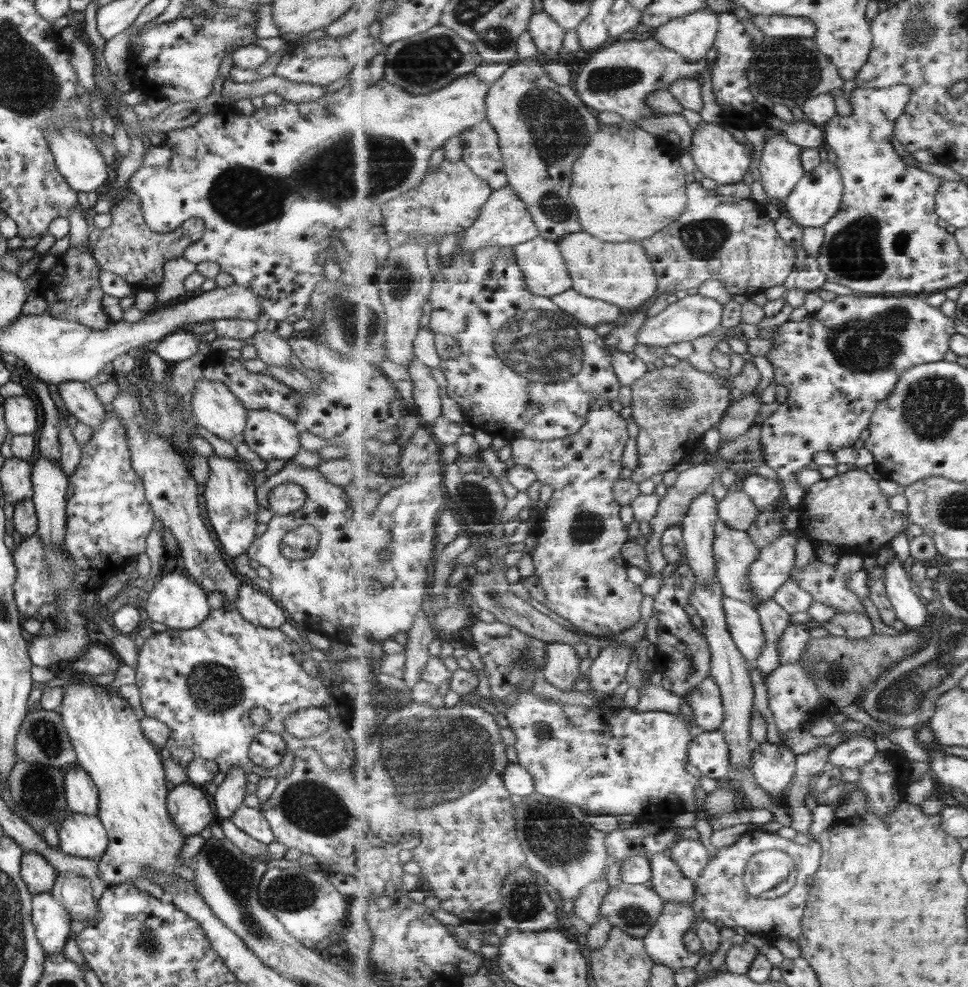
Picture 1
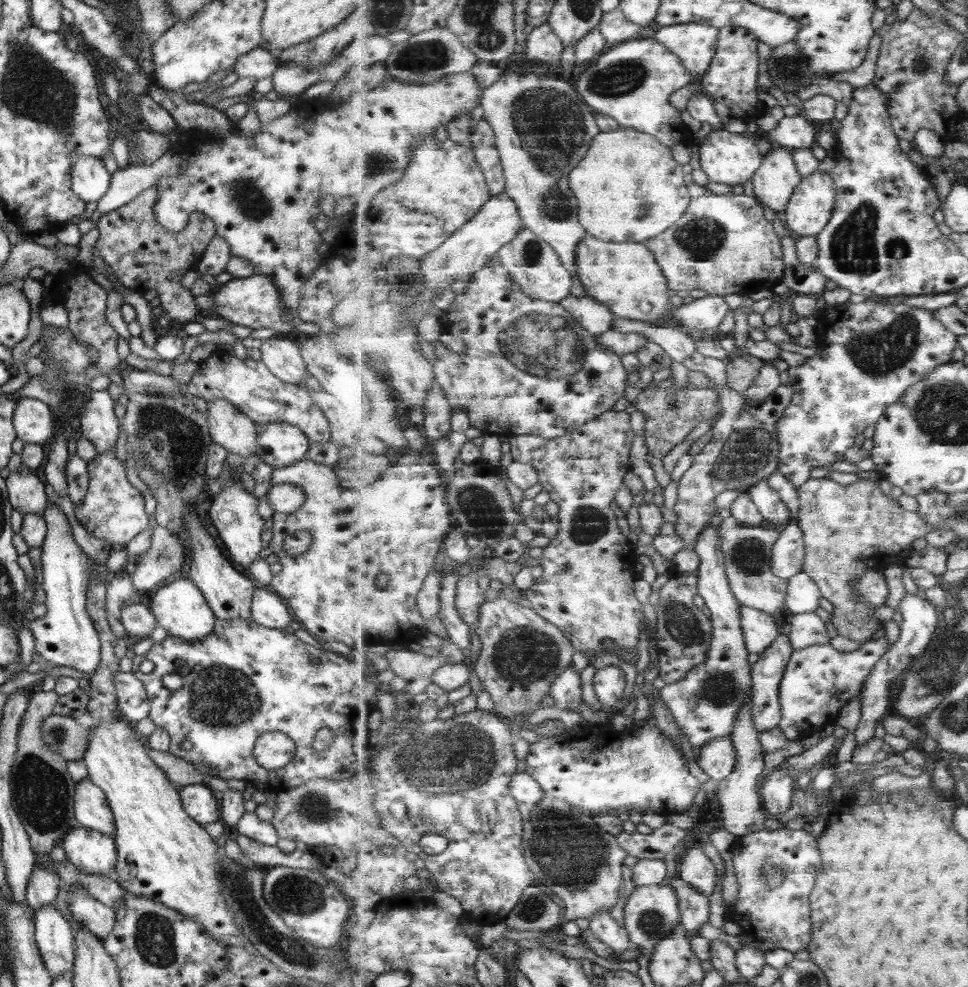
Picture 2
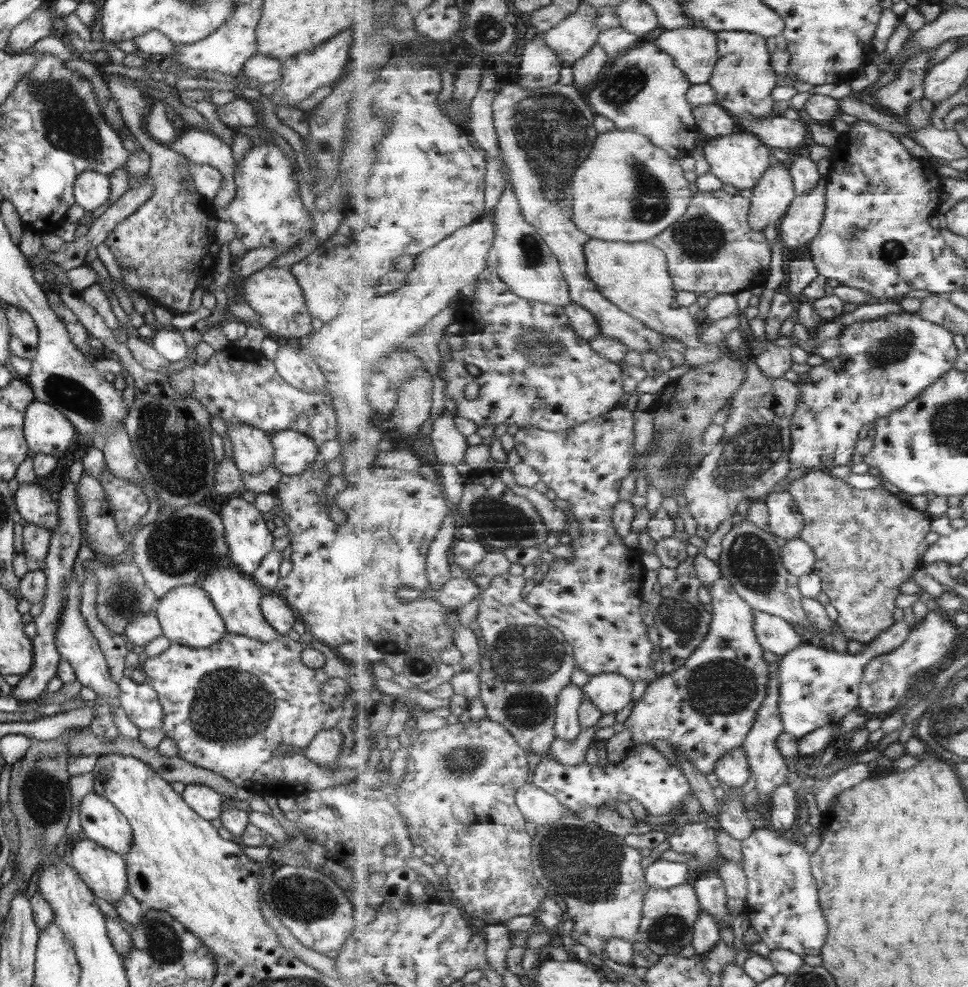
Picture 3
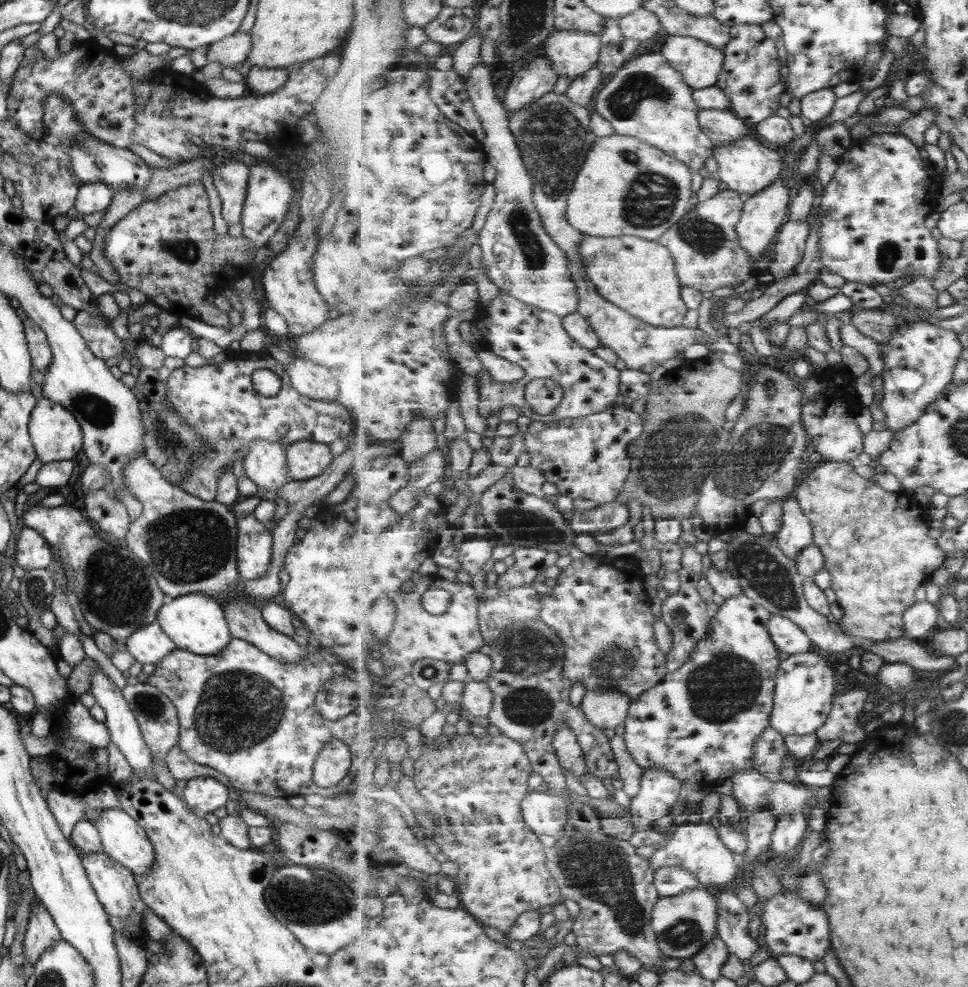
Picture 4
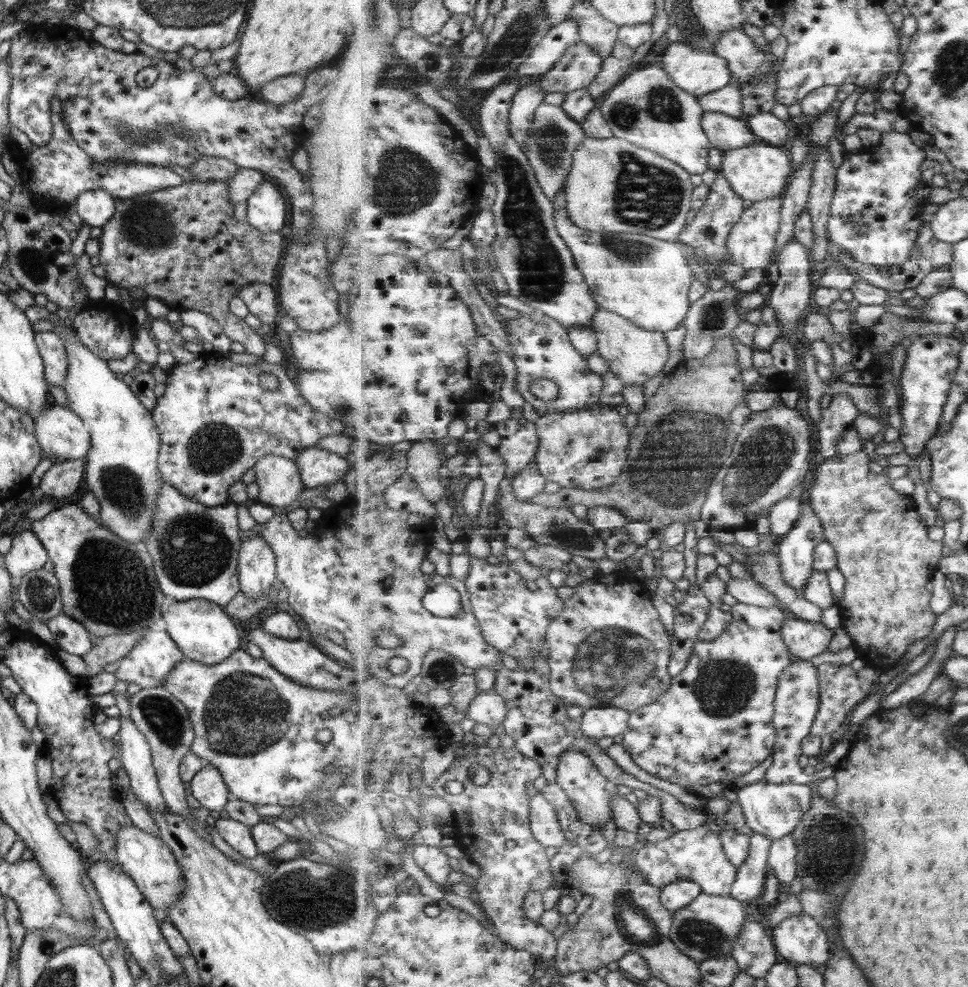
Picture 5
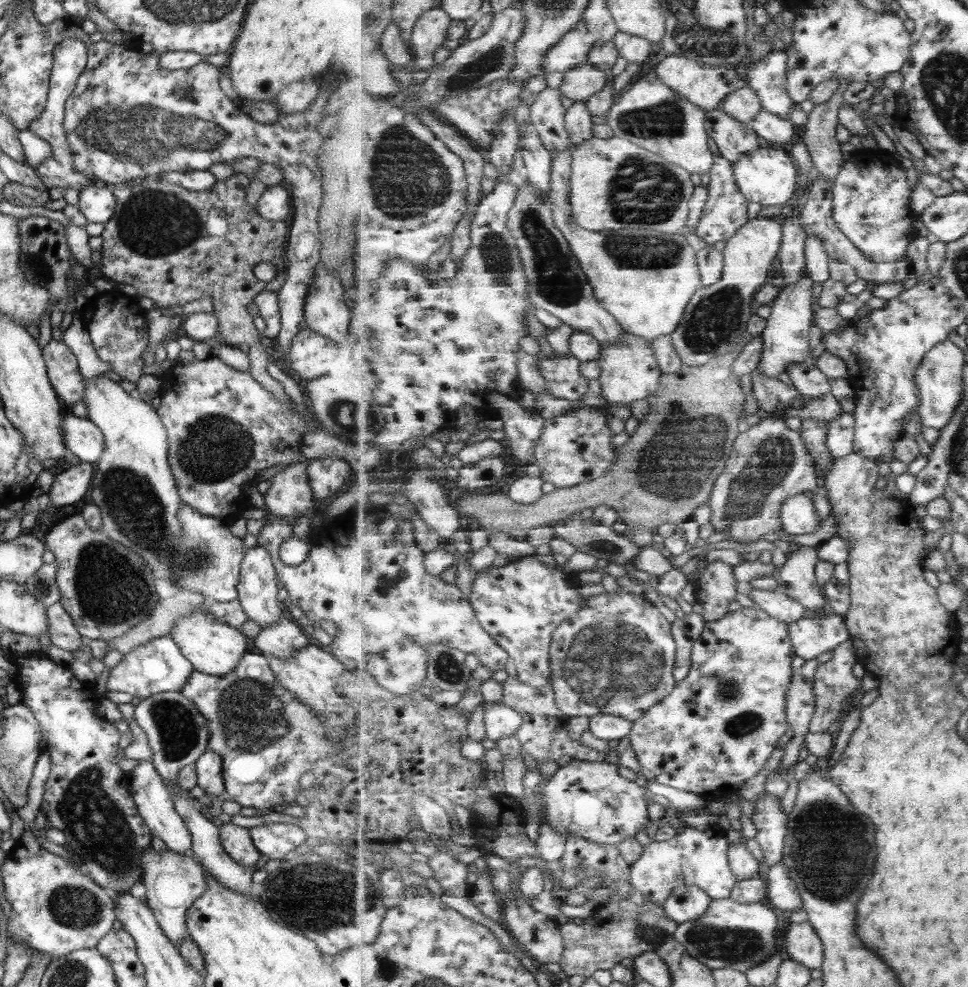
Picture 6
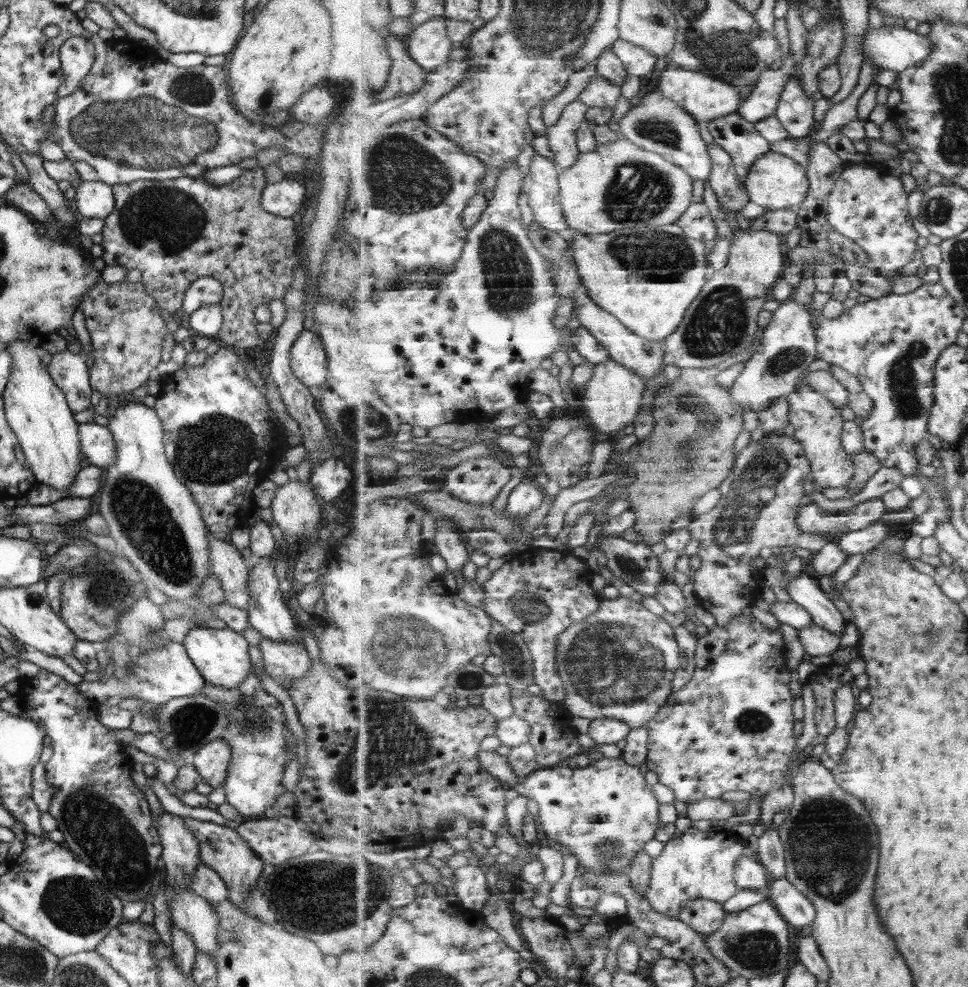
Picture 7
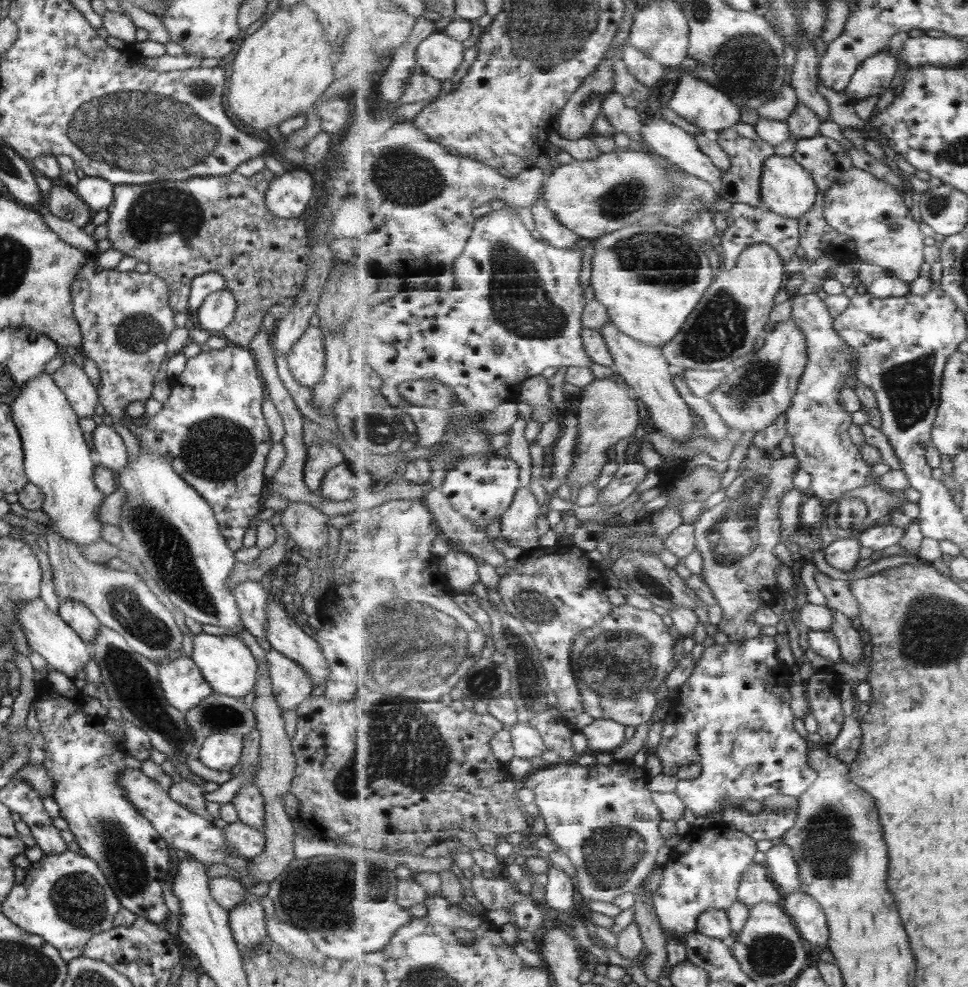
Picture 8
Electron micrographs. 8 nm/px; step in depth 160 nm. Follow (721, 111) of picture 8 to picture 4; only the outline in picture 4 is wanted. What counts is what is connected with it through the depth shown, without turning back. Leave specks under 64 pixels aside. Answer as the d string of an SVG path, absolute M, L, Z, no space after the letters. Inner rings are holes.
M669 35L660 53L681 73L692 90L717 86L725 68L726 57L722 50L692 36Z

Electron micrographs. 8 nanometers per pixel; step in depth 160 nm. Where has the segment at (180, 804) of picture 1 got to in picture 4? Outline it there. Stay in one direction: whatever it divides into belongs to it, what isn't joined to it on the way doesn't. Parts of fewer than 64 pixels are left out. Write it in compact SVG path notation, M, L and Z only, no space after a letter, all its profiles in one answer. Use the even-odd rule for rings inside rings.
M198 776L186 779L182 798L190 810L207 813L225 806L229 793L229 786L210 776Z

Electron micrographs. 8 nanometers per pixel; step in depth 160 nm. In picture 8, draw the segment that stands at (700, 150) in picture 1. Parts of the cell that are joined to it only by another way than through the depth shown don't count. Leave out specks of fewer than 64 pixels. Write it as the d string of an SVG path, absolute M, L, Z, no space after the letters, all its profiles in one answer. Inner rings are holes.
M775 154L765 161L762 169L761 197L763 197L763 203L772 212L786 217L799 218L815 206L817 196L819 196L819 186L815 183L811 172L803 168L798 160L792 156L786 157Z

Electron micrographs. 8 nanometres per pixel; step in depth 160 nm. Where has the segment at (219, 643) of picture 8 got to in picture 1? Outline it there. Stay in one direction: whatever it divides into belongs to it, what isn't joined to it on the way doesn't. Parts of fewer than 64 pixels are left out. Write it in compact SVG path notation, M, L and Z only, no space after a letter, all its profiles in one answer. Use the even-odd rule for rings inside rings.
M165 574L148 594L145 602L145 613L149 622L159 622L169 629L188 629L198 625L207 617L209 607L207 605L207 595L199 585L187 578L184 574Z

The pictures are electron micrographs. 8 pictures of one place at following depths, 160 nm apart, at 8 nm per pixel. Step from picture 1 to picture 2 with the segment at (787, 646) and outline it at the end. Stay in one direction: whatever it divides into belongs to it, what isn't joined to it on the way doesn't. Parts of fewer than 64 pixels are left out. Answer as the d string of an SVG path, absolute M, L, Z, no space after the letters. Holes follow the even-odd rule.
M815 612L792 614L788 616L788 621L788 635L794 649L828 643L831 640L825 622Z

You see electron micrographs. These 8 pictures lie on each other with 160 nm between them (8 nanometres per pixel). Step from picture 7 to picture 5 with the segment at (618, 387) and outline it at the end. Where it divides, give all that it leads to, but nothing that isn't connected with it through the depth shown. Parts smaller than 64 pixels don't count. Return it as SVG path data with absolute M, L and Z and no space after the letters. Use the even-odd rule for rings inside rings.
M601 306L594 316L592 330L597 333L598 351L610 364L610 370L617 374L623 386L639 385L640 387L651 380L655 374L663 370L669 360L669 344L663 332L651 332L639 328L624 316Z

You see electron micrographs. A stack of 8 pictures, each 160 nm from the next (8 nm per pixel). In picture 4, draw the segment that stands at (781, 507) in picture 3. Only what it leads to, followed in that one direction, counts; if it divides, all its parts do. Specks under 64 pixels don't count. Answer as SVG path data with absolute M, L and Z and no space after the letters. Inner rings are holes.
M794 494L780 500L784 510L783 530L775 534L773 540L783 554L797 564L799 554L815 542L813 525Z

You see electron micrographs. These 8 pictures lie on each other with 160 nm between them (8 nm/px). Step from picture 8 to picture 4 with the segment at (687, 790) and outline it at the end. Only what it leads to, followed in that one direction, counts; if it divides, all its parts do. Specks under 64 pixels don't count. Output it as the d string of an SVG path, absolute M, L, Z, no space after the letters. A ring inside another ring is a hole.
M746 595L725 600L713 610L712 631L705 643L694 648L689 661L681 669L667 674L663 683L632 701L623 736L628 752L641 770L659 767L672 772L681 782L693 780L710 791L716 780L731 779L738 770L754 768L755 743L771 725L776 676L782 664L780 650L768 627L772 615Z

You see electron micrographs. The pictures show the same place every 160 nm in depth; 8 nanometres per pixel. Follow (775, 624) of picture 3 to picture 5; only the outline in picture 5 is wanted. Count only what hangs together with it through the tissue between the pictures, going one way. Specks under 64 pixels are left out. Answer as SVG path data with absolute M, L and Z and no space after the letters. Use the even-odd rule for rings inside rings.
M788 618L782 626L782 635L792 654L809 661L827 651L834 629L821 622Z

